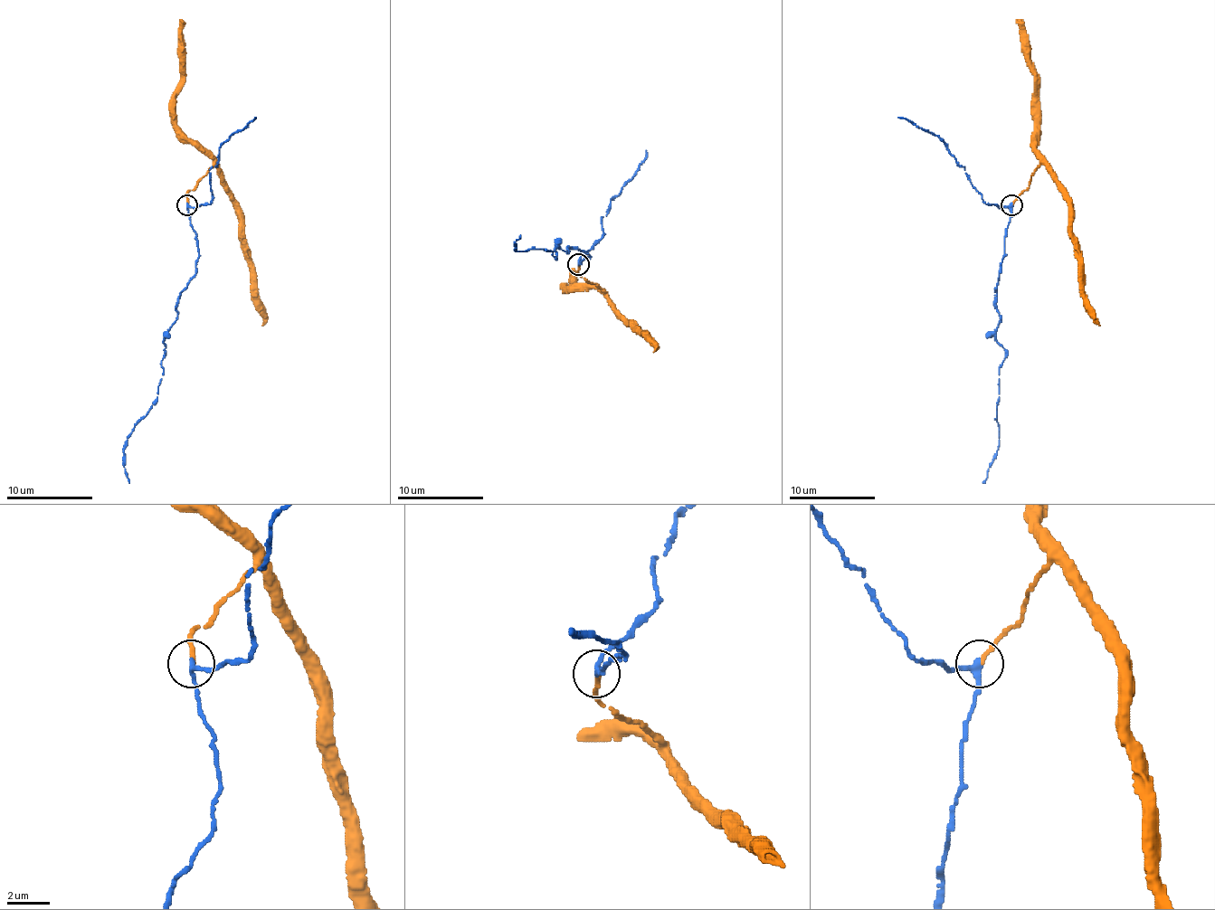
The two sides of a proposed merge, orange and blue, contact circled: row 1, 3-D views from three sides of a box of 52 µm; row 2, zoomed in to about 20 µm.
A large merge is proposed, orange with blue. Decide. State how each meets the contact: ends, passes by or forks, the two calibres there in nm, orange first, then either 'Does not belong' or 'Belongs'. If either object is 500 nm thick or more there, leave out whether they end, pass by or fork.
At the ring orange ends. At the ring blue passes by. Thickness 240 nm (orange) against 260 nm. Belongs

